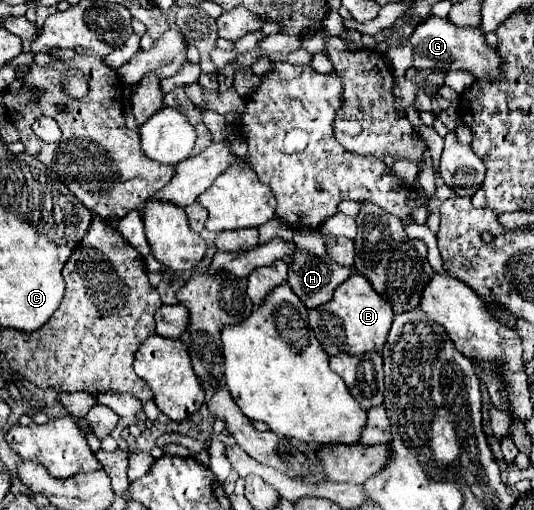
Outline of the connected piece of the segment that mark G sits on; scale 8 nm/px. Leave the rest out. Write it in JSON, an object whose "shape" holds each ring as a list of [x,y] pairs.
{"shape":[[[429,16],[423,24],[415,28],[407,46],[389,48],[387,62],[395,78],[405,76],[405,70],[415,66],[417,70],[465,70],[475,80],[479,78],[487,78],[493,82],[503,80],[503,58],[499,56],[497,48],[491,48],[487,44],[481,26],[459,28],[447,18],[435,18],[435,16]]]}

